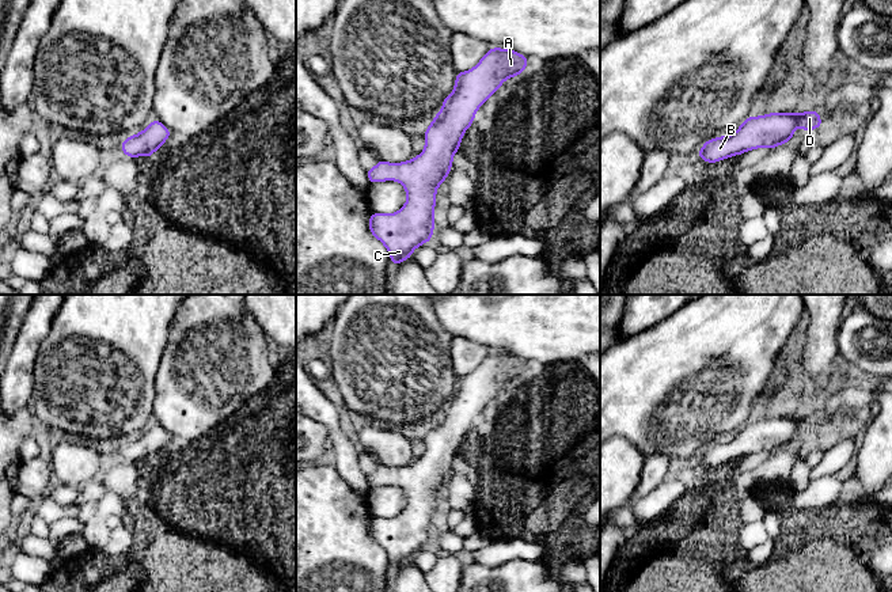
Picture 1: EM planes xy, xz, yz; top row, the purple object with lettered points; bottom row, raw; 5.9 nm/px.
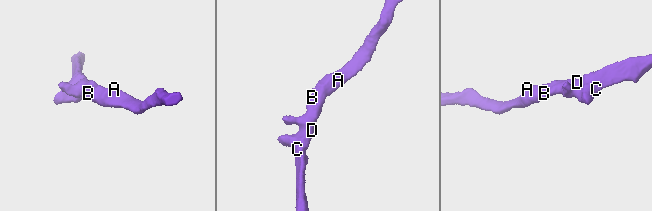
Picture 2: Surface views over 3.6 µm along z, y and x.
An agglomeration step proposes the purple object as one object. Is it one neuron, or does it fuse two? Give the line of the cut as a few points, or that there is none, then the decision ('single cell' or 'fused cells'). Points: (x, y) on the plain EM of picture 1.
no cut; single cell

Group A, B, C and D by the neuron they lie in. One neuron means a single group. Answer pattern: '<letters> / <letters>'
A B C D

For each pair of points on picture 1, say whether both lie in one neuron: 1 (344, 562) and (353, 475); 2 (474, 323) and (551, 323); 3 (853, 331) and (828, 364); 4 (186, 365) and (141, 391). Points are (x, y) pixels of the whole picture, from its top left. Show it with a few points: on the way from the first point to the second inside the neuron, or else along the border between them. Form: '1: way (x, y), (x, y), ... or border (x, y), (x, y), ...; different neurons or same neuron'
1: border (334, 466), (336, 471), (355, 490), (367, 494); different neurons
2: way (493, 323), (532, 323); same neuron
3: border (842, 321), (837, 336), (839, 360); different neurons
4: border (162, 353), (155, 376), (154, 417); different neurons

